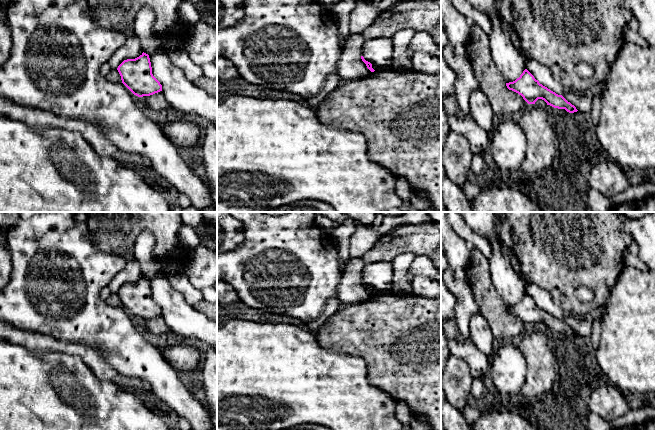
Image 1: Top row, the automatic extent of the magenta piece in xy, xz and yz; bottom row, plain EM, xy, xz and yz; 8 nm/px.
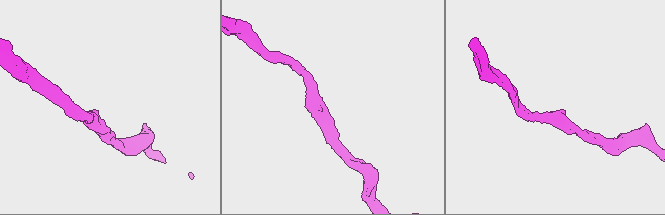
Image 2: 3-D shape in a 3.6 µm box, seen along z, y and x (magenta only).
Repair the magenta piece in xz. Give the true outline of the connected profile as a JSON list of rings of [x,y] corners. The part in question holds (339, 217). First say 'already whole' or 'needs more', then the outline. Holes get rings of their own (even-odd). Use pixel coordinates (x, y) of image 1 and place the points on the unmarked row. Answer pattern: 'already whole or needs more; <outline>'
already whole; [[[315,212],[318,215],[323,215],[332,221],[336,221],[339,224],[342,224],[347,216],[342,212]]]

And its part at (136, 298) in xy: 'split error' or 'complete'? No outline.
complete

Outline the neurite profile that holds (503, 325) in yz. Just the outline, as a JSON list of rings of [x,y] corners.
[[[474,247],[466,268],[479,314],[486,320],[497,344],[524,334],[528,327],[518,317],[509,314],[497,295],[490,277],[489,260]]]

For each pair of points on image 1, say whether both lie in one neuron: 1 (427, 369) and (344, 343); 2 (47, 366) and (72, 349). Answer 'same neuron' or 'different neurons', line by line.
1: same neuron
2: different neurons

